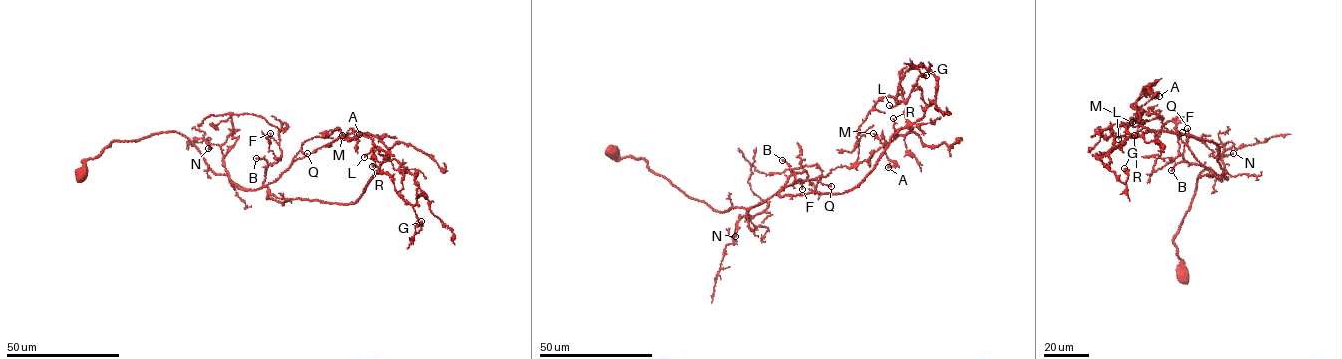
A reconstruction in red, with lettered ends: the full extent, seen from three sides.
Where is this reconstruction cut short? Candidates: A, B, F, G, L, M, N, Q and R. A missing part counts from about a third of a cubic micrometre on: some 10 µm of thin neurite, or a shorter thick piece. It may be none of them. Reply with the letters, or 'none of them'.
B, M, Q

